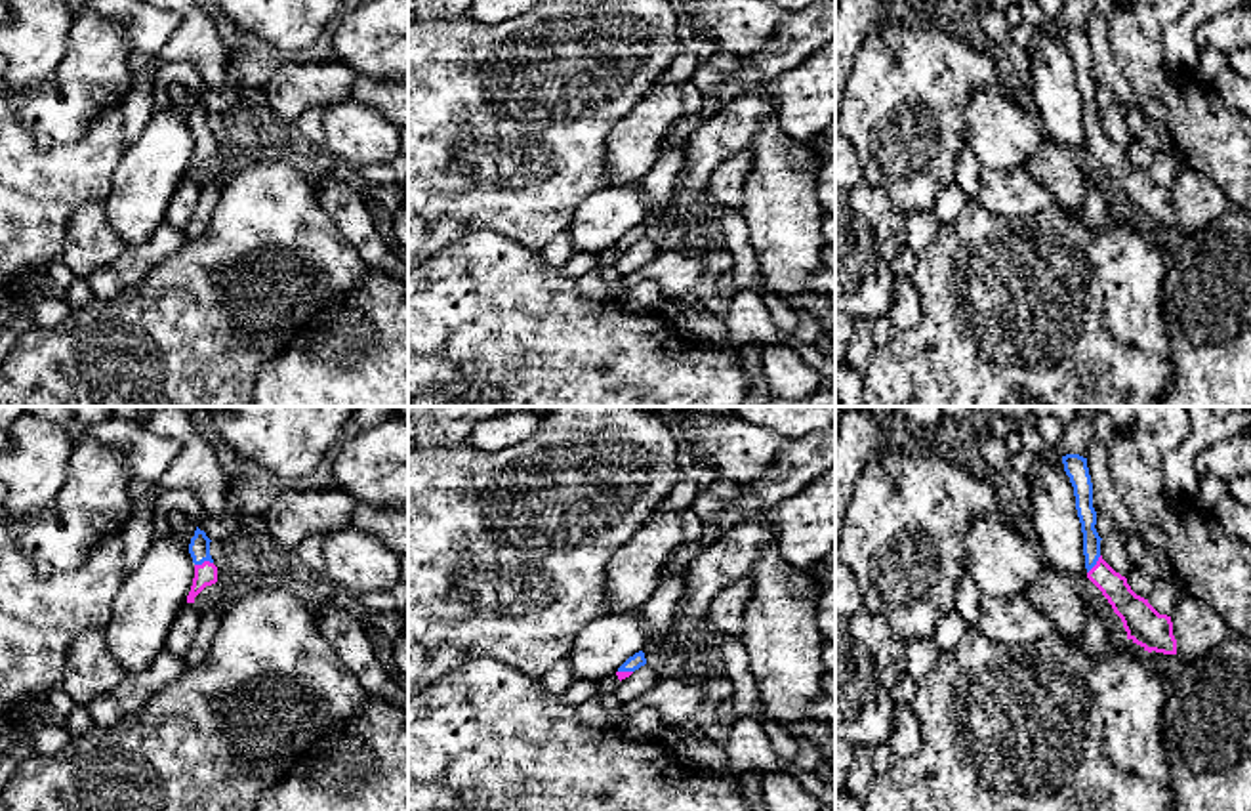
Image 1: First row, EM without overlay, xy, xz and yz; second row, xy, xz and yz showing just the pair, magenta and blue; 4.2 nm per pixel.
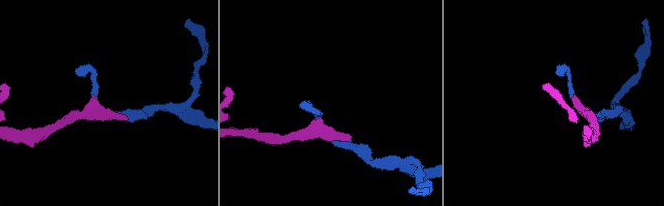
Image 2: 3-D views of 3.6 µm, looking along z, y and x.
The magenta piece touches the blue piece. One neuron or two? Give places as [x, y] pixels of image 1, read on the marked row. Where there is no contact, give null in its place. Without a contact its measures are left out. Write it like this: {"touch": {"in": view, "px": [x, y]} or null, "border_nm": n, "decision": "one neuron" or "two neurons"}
{"touch": {"in": "xy", "px": [205, 561]}, "border_nm": 80, "decision": "one neuron"}

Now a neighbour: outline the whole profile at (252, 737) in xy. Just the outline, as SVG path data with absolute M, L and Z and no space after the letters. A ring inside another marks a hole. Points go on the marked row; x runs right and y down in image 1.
M286 588L246 590L225 609L210 653L174 683L158 691L141 710L113 727L93 725L88 733L72 737L55 756L27 756L17 763L11 779L0 794L0 811L254 811L256 798L273 788L296 759L332 731L336 725L353 717L366 702L368 693L359 679L345 668L334 647L322 637L318 620L305 603Z

